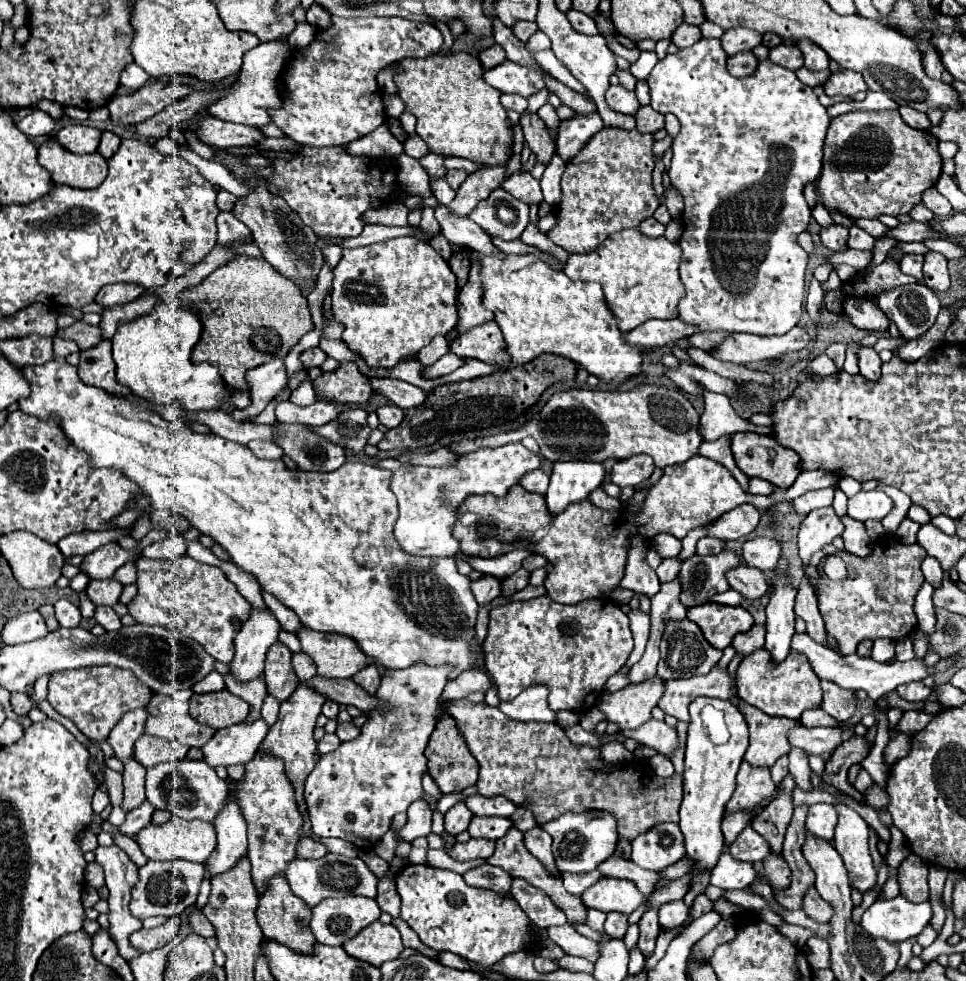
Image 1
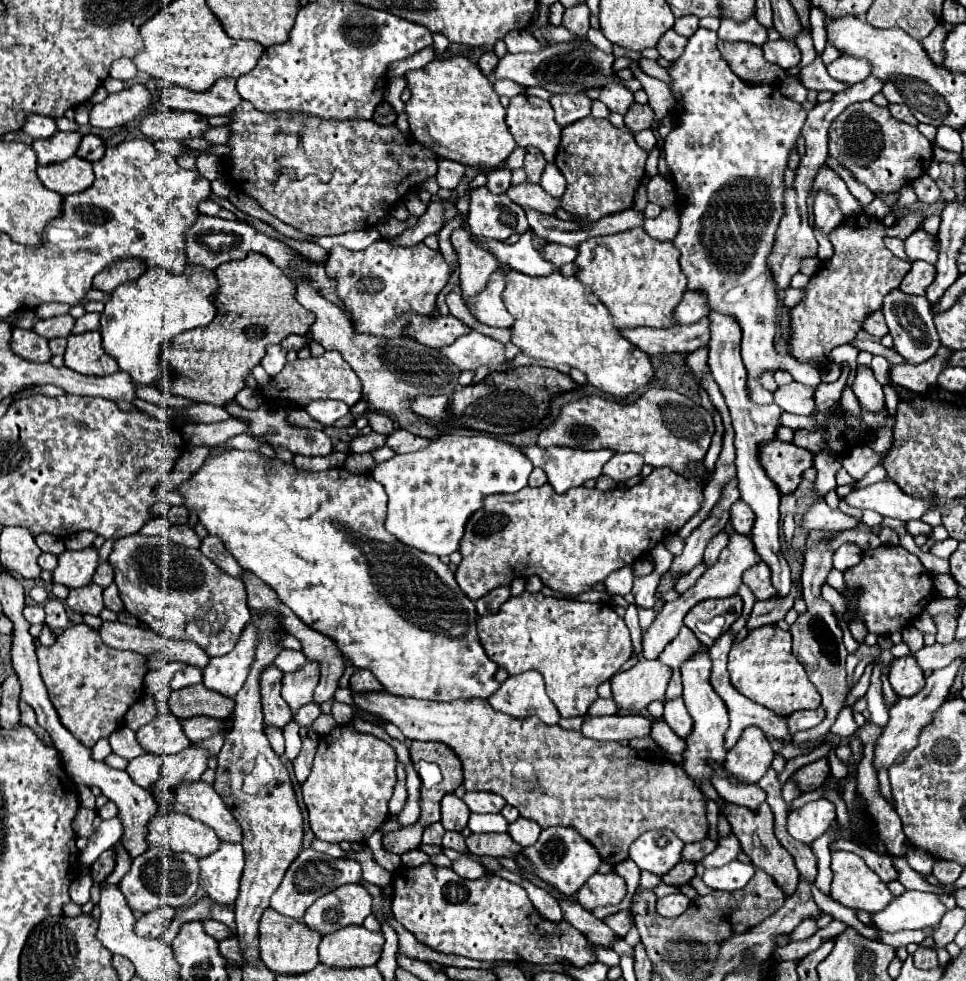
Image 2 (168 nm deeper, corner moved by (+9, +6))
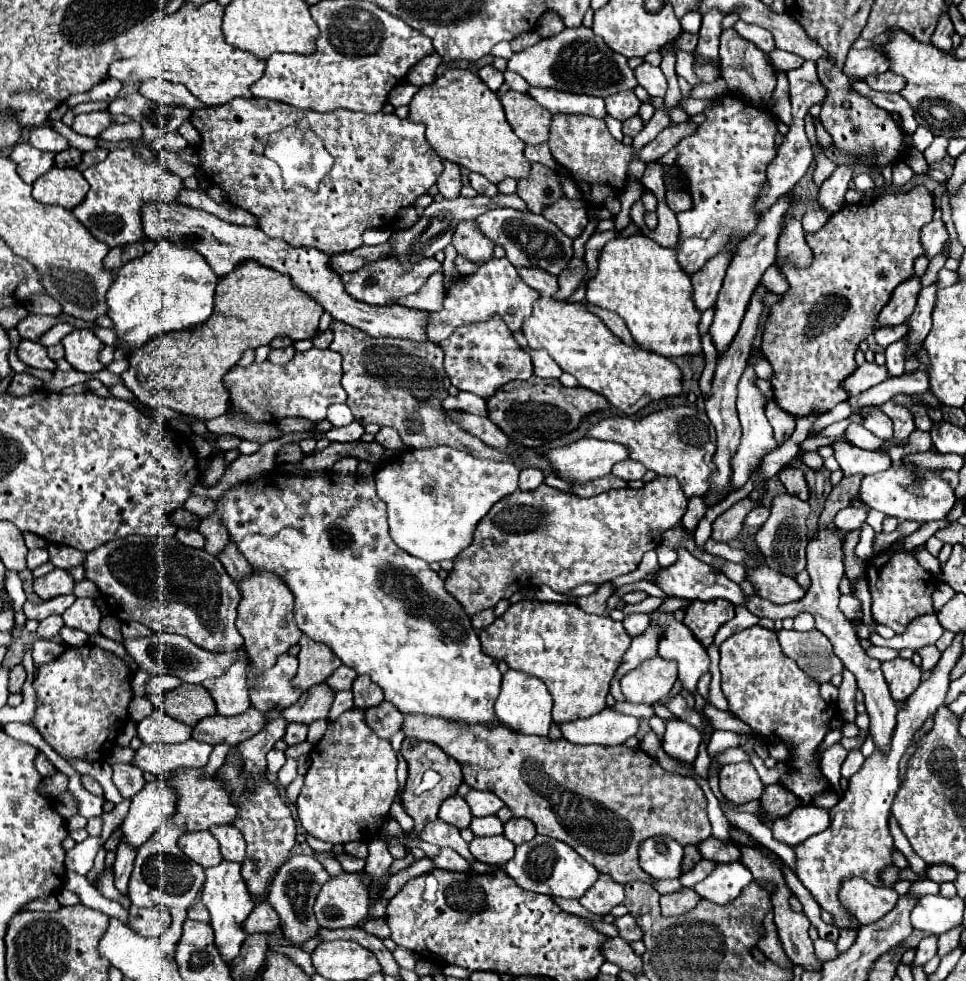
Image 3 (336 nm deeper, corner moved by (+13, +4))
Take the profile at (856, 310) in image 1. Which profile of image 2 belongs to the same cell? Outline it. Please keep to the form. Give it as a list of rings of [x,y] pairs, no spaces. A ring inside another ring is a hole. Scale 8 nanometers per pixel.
[[[877,310],[877,312],[873,312],[869,318],[865,318],[865,322],[863,322],[863,326],[861,326],[865,332],[869,332],[869,334],[873,334],[873,336],[877,336],[877,338],[883,338],[889,330],[887,330],[887,324],[885,324],[885,320],[883,320],[883,314]]]

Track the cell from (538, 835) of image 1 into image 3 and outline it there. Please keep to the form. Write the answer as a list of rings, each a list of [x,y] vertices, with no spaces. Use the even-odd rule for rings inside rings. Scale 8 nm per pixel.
[[[511,818],[505,824],[505,832],[503,834],[517,846],[521,842],[529,842],[537,832],[535,832],[535,826],[527,818]]]

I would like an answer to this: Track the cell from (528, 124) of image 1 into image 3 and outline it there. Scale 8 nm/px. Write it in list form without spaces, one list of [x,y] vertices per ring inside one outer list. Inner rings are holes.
[[[533,164],[529,180],[517,182],[517,194],[533,214],[543,214],[549,204],[555,204],[565,196],[557,172],[543,164]]]

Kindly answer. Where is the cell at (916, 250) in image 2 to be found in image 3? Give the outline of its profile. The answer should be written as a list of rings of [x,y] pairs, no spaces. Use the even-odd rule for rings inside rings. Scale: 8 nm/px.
[[[931,220],[921,232],[921,242],[923,242],[925,252],[927,252],[925,256],[933,258],[937,252],[941,252],[947,238],[949,238],[949,234],[947,234],[945,222],[943,220]]]

